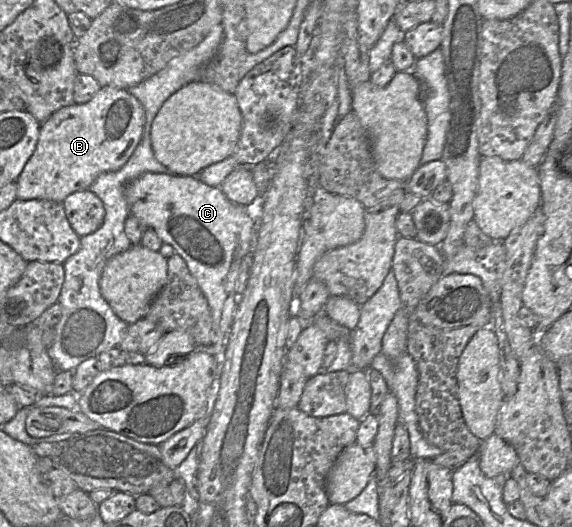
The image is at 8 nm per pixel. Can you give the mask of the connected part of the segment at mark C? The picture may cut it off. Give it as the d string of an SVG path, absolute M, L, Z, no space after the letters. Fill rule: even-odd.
M146 172L146 173L142 174L142 175L140 175L139 177L135 178L134 180L130 181L127 184L127 186L125 187L124 193L125 193L125 198L127 200L128 206L129 206L130 216L134 216L137 219L139 219L147 228L153 229L156 232L156 234L158 235L158 237L162 240L162 242L170 244L174 248L175 252L177 254L179 254L184 259L184 261L186 262L187 267L188 267L190 273L196 279L197 284L198 284L201 292L203 293L204 297L207 300L208 306L209 306L210 311L211 311L211 317L212 317L212 331L213 331L212 332L212 340L213 340L212 346L211 346L210 349L199 349L199 350L207 350L207 351L210 351L210 352L214 353L216 356L221 356L223 351L224 351L224 349L225 349L226 341L228 339L229 332L230 332L230 329L231 329L231 325L232 325L233 320L234 320L234 314L235 314L235 311L236 311L239 299L240 299L240 295L235 290L235 283L236 283L238 274L240 272L240 267L241 267L242 261L243 261L243 259L245 257L251 257L252 252L253 252L253 250L255 249L255 246L256 246L256 232L258 230L258 226L259 226L259 224L261 222L261 218L262 218L262 207L261 207L262 206L262 196L258 194L258 196L254 199L253 203L250 204L250 205L238 205L238 204L235 204L235 203L231 202L225 196L224 192L221 190L220 187L208 186L208 185L204 184L203 182L201 182L200 180L198 180L198 177L196 177L196 176L178 176L178 175L169 175L169 174L151 173L151 172Z

